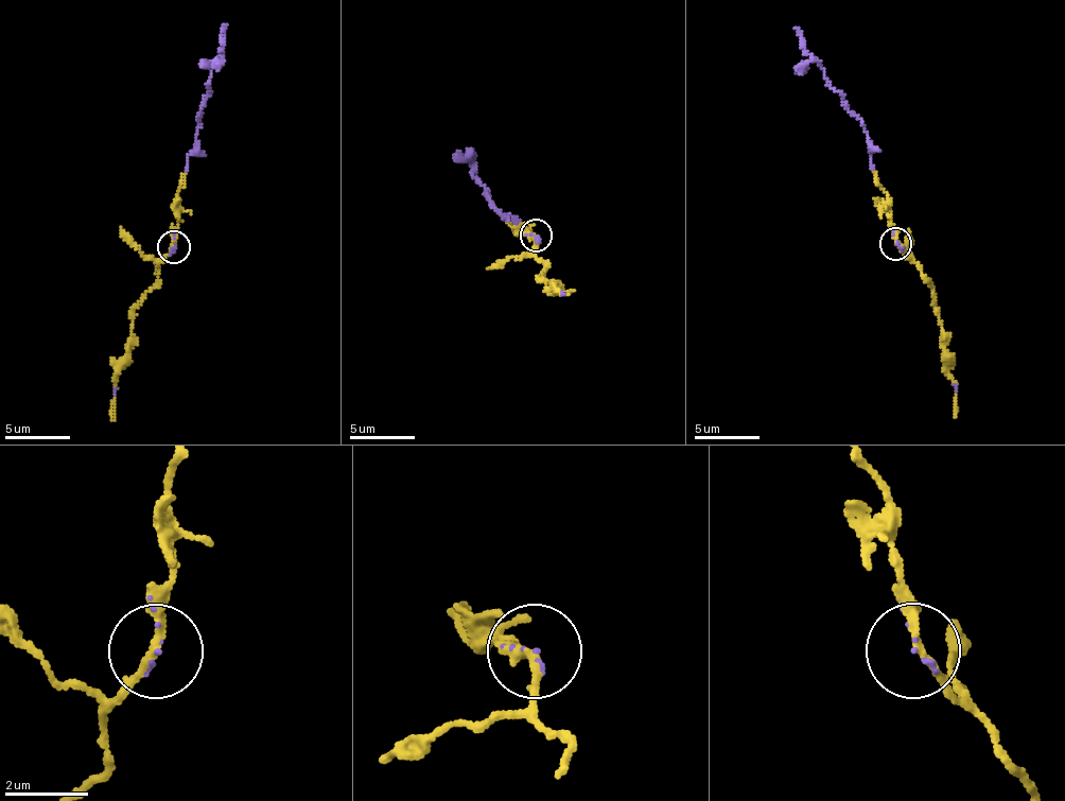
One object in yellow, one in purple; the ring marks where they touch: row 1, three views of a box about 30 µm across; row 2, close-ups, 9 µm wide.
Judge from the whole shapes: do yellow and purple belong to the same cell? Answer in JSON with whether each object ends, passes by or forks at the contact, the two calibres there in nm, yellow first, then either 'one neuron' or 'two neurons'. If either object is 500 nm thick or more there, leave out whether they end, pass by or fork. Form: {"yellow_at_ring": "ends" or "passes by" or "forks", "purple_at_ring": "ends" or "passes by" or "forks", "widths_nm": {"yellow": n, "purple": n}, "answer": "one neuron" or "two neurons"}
{"yellow_at_ring": "passes by", "purple_at_ring": "ends", "widths_nm": {"yellow": 180, "purple": 60}, "answer": "one neuron"}

